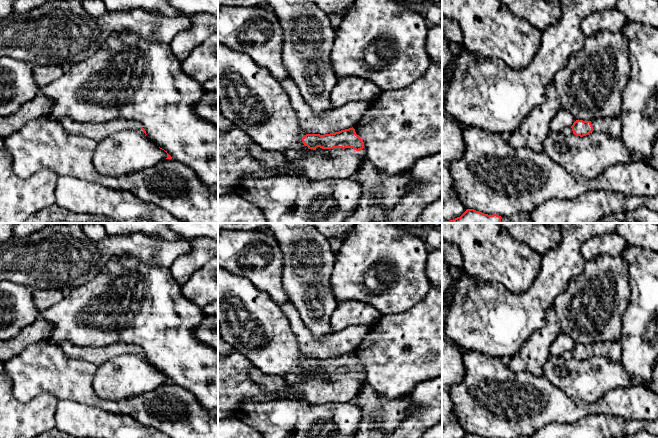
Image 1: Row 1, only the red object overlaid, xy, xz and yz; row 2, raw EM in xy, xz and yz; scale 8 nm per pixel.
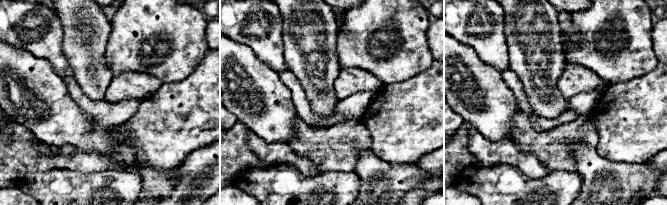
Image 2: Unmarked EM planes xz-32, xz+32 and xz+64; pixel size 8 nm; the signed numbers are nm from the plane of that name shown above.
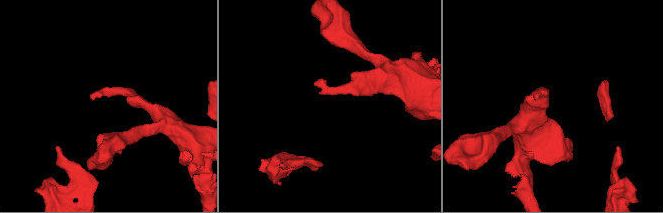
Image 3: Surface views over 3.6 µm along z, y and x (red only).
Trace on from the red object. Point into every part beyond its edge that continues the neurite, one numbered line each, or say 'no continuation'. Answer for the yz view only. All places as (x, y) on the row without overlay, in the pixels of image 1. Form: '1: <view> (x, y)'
1: yz (612, 351)

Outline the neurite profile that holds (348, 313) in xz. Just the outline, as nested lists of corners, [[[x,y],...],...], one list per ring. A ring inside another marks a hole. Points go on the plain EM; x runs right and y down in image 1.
[[[344,301],[338,303],[331,315],[331,329],[333,332],[338,332],[350,326],[373,326],[382,316],[379,310],[369,304],[360,301]]]

